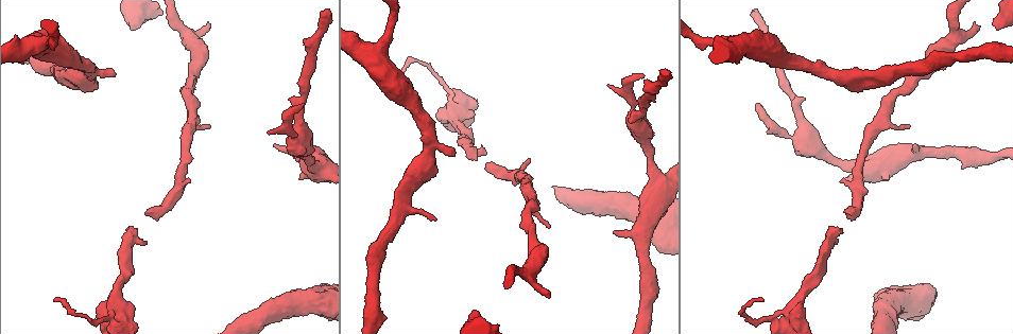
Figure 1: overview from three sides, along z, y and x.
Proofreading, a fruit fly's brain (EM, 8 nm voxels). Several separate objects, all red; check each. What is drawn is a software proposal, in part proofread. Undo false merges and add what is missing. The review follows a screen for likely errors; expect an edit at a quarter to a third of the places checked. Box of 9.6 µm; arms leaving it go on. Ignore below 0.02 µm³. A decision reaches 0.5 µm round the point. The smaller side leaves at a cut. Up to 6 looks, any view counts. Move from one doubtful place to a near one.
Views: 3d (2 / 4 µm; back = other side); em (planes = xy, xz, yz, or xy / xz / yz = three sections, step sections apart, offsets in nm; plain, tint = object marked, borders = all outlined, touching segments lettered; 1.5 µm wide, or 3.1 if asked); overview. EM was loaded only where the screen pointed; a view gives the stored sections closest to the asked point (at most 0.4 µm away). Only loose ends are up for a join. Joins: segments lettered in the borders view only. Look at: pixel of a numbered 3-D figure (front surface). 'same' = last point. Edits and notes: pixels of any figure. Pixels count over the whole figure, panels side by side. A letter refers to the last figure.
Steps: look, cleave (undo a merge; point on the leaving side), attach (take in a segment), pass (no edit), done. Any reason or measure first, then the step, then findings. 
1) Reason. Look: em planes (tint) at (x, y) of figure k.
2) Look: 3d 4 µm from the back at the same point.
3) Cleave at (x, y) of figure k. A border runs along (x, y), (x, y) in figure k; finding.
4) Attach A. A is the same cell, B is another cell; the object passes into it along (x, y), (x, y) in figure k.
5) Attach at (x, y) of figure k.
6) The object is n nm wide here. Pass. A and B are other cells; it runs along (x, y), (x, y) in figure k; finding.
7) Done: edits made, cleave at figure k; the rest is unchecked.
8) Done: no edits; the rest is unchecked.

Branch stops here. Look: em planes (borders) at (547, 296) of figure 1.

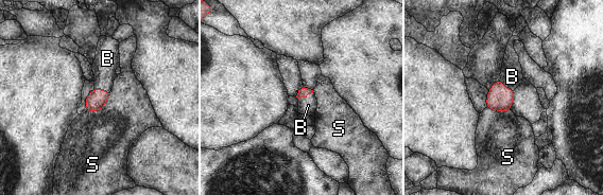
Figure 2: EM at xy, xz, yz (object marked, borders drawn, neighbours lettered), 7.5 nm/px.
The longest contact is with S, 240 nm. Attach B. B is the same cell, S is another cell; the object passes into it along (499, 99), (504, 87), (512, 76) in figure 2; it goes on there.

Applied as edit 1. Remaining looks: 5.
Free end. Look: 3d 2 µm from the back at (115, 74) of figure 1.

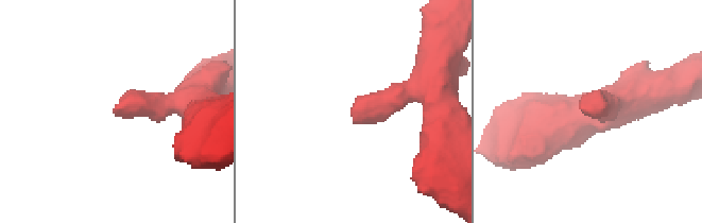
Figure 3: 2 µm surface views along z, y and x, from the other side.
Look: em planes (borders) at (588, 115) of figure 3.

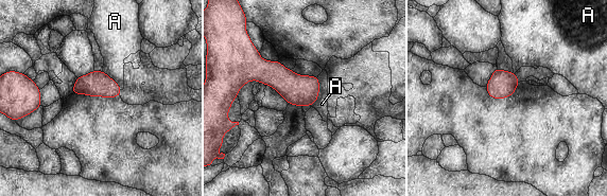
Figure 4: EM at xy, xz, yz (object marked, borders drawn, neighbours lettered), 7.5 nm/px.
Pass. A is another cell; a border runs along (318, 76), (318, 96), (311, 106) in figure 4; none of them fits.

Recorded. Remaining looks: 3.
Branch stops here. Look: 3d 2 µm at (755, 104) of figure 1.

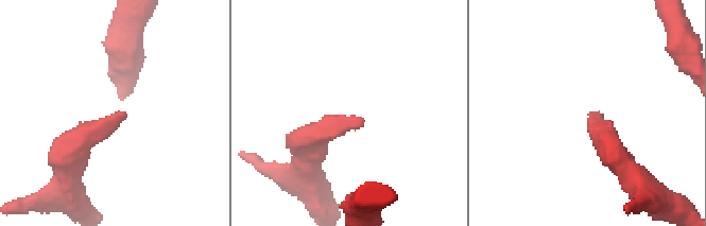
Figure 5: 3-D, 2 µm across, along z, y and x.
Need the tissue. Look: em xz step 8 (tint) at (360, 120) of figure 5.

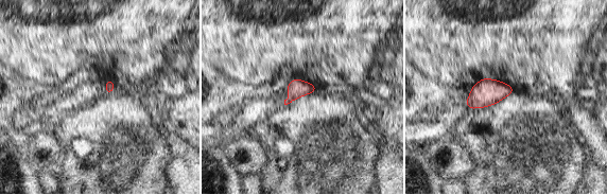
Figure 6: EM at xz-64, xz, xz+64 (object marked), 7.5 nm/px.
Another direction. Look: em planes (borders) at the same point.

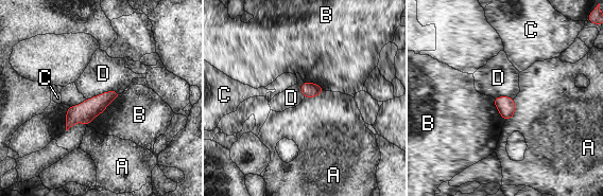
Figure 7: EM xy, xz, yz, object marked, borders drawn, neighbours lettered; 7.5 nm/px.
The object is 120 nm wide here. Pass. A, B, C and D are other cells; a border runs along (121, 93), (87, 125) in figure 7; none of them fits.

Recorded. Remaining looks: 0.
Done: edits made, attach at figure 2; the rest is unchecked.

